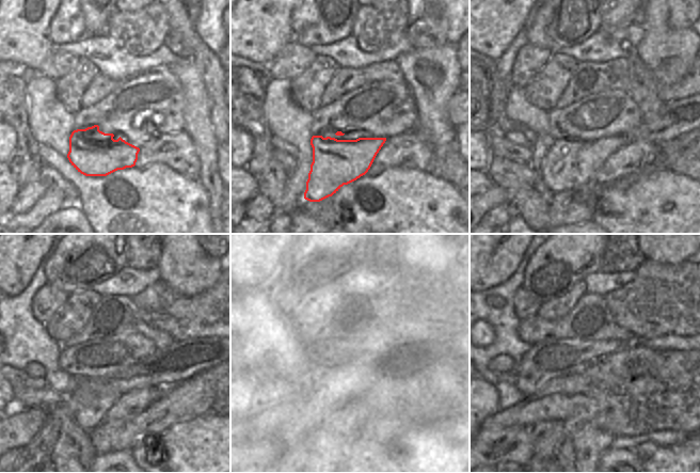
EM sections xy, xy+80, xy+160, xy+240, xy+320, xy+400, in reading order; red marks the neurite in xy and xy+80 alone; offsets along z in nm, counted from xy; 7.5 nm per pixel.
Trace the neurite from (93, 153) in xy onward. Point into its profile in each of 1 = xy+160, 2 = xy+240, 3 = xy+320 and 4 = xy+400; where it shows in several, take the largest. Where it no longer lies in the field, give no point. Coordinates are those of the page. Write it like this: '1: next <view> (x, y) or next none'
1: next xy+160 (569, 163)
2: next xy+240 (90, 415)
3: next xy+320 (336, 413)
4: next xy+400 (572, 425)

